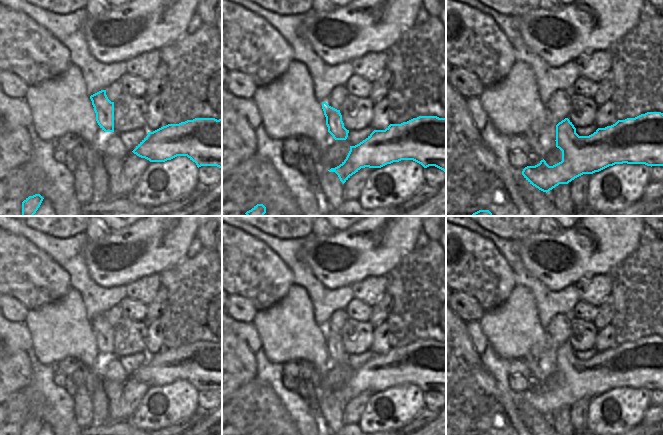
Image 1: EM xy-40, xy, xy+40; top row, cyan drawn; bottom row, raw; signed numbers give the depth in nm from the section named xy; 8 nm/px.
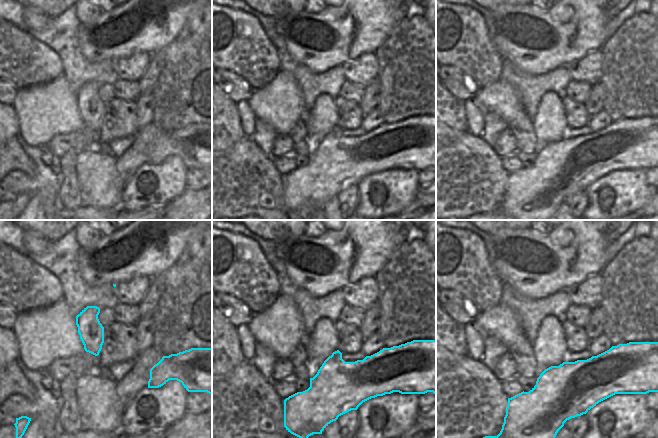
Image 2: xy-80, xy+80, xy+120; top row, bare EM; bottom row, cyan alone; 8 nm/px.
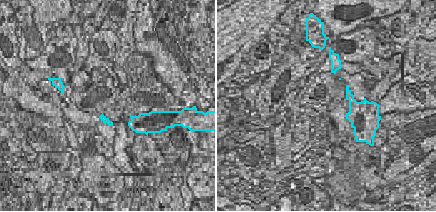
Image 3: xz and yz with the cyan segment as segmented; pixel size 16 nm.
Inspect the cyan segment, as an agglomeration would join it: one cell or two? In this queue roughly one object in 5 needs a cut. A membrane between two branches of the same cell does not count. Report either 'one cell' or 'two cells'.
one cell

